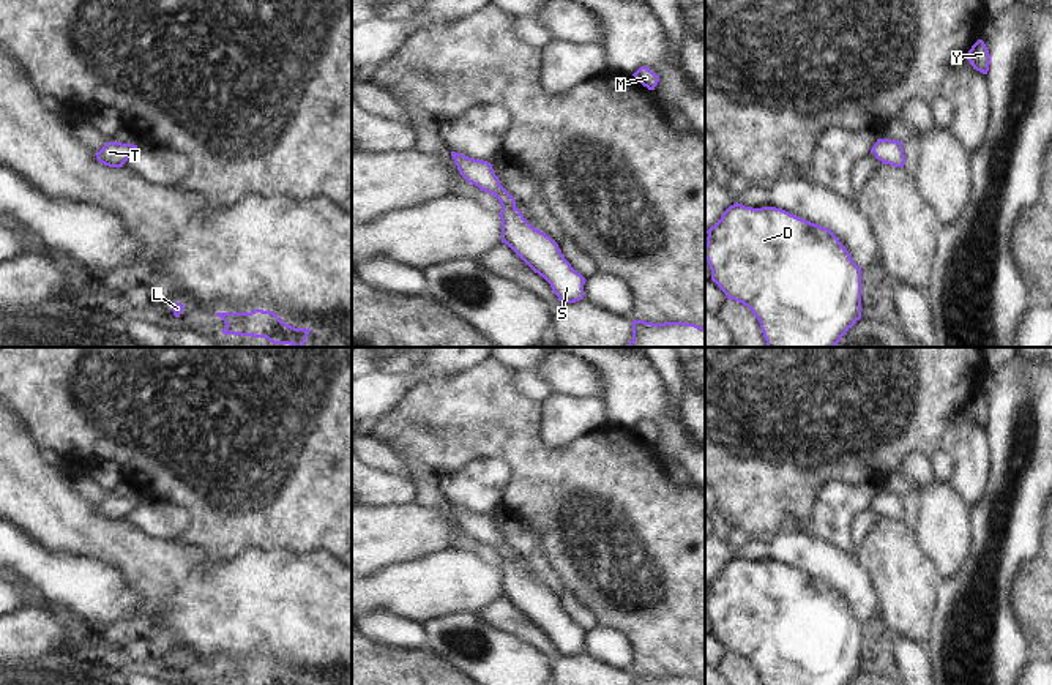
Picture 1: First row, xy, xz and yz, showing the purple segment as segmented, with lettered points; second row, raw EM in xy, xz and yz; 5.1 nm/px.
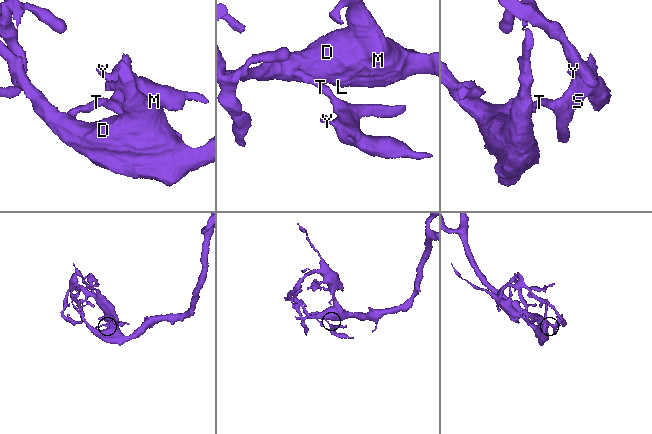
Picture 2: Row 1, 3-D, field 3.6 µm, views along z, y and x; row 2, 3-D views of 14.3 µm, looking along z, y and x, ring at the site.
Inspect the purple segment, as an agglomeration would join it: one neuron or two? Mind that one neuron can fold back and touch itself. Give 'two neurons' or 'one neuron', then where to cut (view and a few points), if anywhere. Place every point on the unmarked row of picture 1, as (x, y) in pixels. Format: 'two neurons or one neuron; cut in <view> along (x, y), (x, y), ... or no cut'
one neuron; no cut

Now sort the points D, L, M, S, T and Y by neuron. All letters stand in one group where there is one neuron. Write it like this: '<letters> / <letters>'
D L M S T Y

